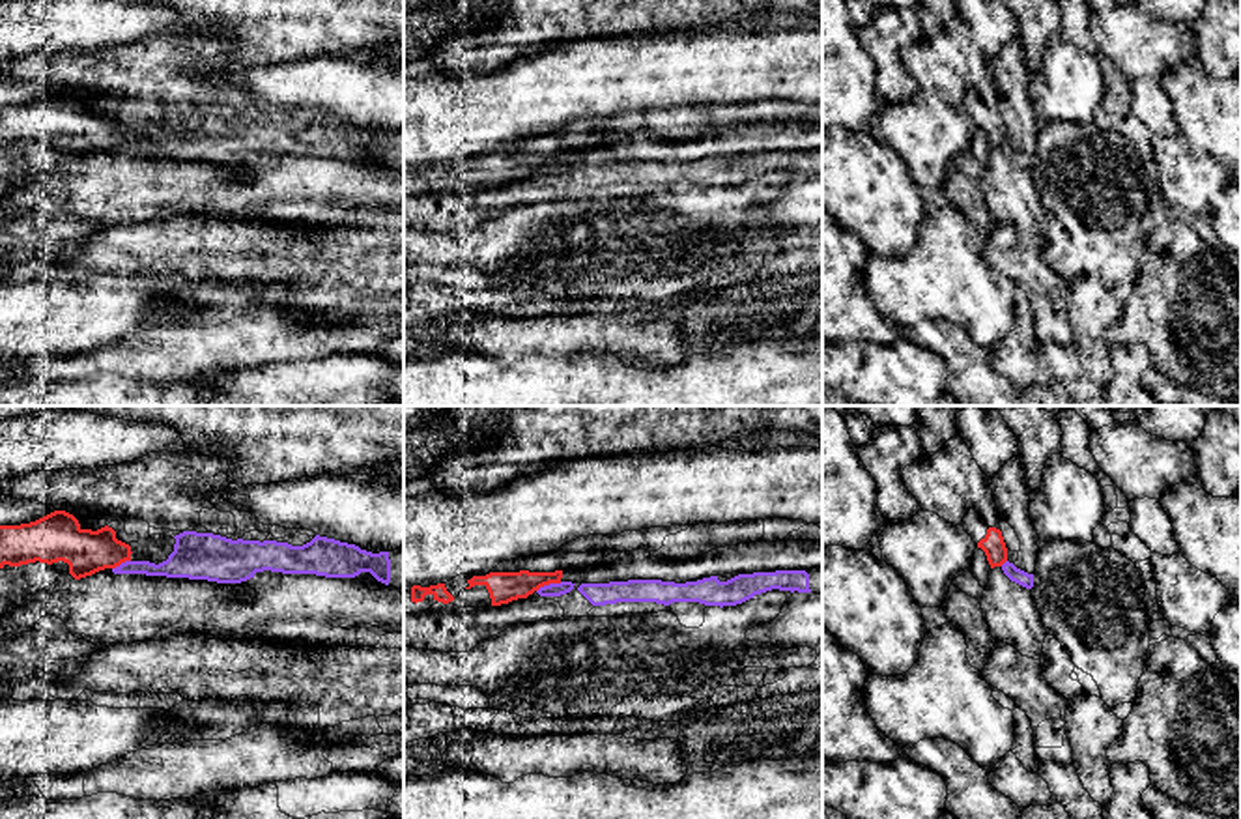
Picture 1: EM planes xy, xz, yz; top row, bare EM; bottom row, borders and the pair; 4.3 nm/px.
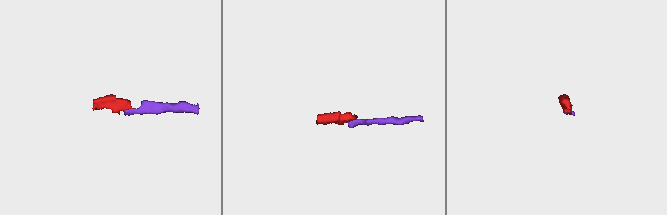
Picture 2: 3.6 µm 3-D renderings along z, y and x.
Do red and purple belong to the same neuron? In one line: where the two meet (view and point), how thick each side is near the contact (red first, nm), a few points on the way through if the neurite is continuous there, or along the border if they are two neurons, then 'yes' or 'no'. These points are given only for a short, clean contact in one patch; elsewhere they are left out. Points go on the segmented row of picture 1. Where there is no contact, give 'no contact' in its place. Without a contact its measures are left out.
meets red in xz at (548, 584); 140 nm thick on the red side, 60 nm on the other; border along xz (561, 582), (550, 582), (537, 591); no

